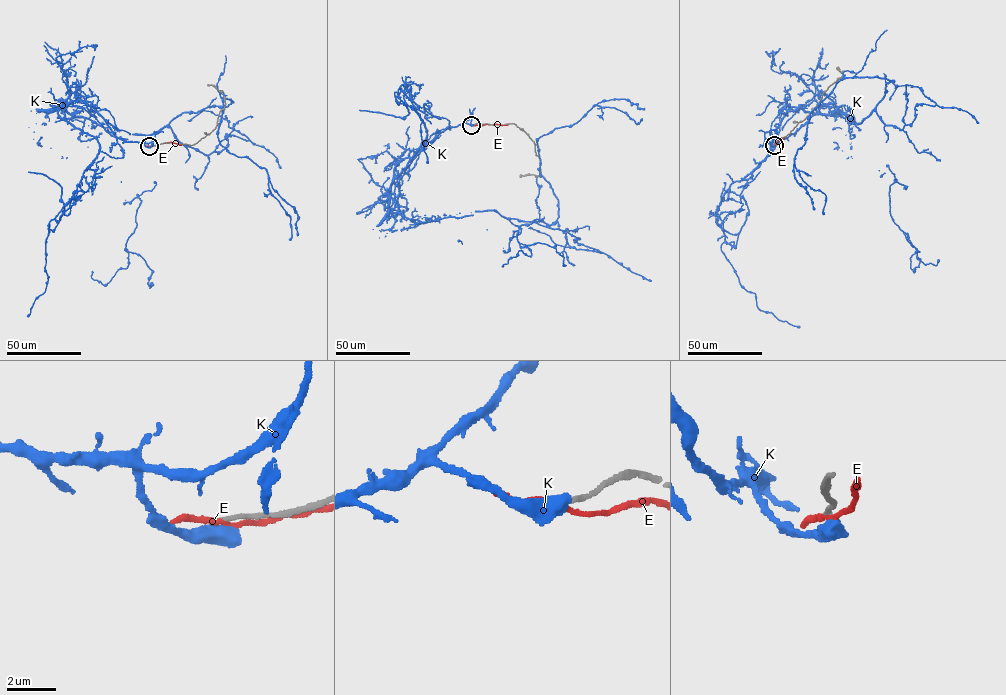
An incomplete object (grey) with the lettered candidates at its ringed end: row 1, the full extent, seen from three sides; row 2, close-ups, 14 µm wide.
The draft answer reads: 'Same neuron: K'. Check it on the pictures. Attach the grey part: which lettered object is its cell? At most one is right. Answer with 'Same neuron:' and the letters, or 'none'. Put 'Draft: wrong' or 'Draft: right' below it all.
Same neuron: none
Draft: wrong

